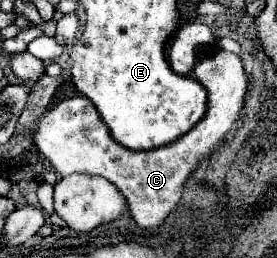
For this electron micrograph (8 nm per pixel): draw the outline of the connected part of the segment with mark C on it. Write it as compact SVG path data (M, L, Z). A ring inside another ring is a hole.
M220 49L216 55L202 59L192 73L194 79L208 91L206 117L202 117L202 121L184 137L166 147L152 151L130 151L122 147L112 139L96 107L88 101L88 97L82 95L44 109L36 119L36 127L32 129L32 143L60 175L86 173L106 177L126 197L130 215L140 227L158 227L176 209L184 183L198 169L200 161L208 155L214 155L226 143L226 135L236 129L244 113L250 75L246 73L244 63L236 53Z

